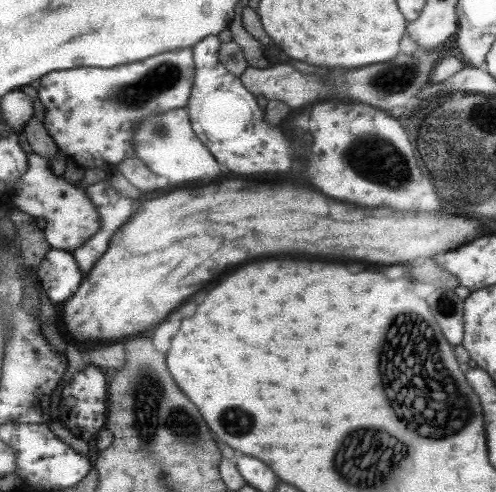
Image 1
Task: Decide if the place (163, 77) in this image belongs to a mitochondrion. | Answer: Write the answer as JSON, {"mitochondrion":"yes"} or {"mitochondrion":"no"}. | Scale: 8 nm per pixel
{"mitochondrion":"yes"}

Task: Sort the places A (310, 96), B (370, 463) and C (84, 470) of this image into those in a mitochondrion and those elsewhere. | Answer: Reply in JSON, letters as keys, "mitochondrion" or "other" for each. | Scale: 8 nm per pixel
{"A":"other","B":"mitochondrion","C":"other"}

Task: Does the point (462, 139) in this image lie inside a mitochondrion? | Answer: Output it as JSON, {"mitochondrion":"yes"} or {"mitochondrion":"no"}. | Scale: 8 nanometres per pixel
{"mitochondrion":"yes"}

